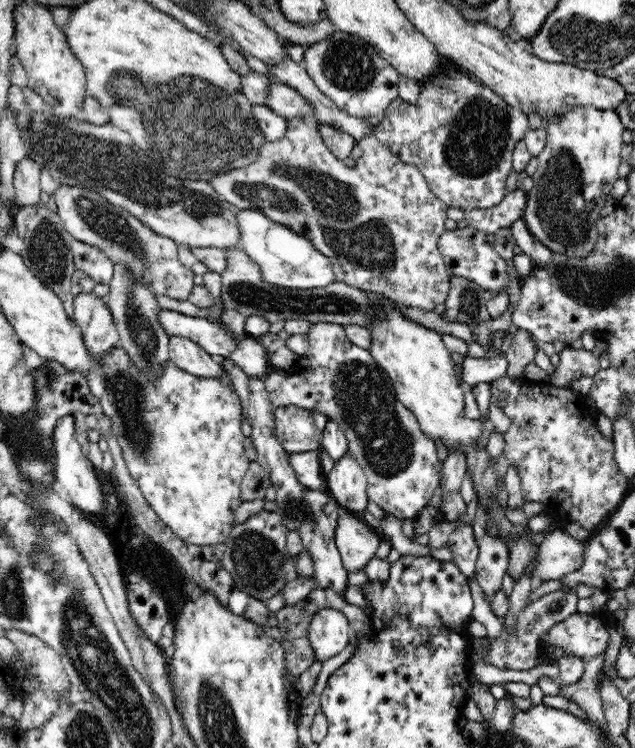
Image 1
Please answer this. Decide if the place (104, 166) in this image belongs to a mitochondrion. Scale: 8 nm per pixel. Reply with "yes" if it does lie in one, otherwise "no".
yes

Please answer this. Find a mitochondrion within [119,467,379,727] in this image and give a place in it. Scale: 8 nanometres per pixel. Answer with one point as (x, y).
(255, 558)

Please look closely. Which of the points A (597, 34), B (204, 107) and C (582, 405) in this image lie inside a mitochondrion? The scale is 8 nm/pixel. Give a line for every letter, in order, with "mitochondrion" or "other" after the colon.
A: mitochondrion
B: mitochondrion
C: other

